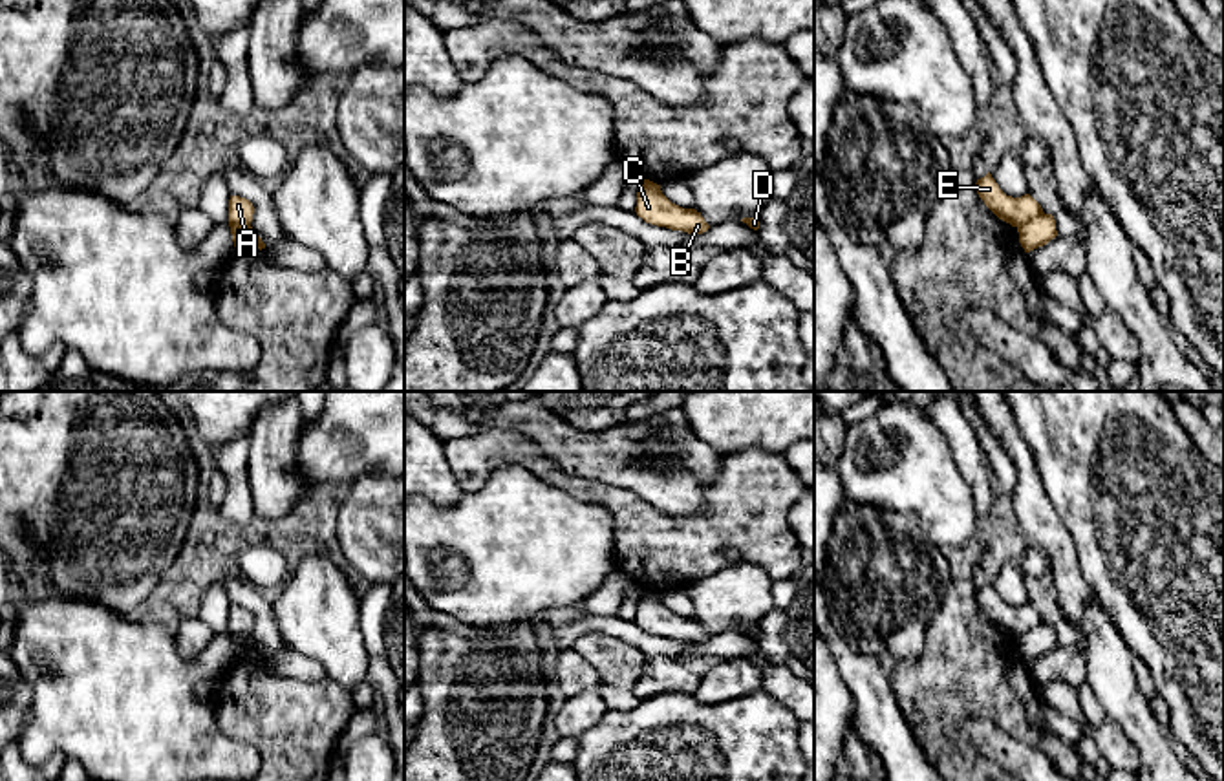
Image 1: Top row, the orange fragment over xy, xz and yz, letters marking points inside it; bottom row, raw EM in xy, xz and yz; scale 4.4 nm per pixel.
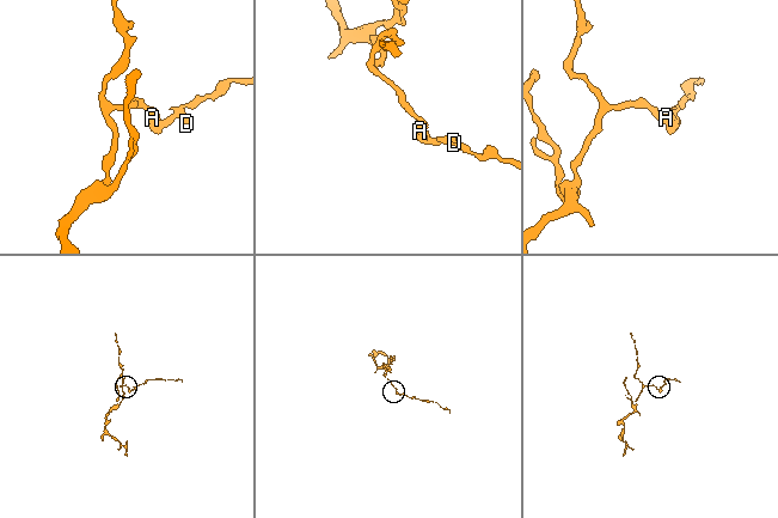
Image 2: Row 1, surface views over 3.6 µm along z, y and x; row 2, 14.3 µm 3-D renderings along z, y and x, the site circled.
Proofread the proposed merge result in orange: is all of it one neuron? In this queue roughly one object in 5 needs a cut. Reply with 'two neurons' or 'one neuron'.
one neuron

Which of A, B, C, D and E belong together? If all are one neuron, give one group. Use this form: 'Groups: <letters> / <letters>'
Groups: A B C D E

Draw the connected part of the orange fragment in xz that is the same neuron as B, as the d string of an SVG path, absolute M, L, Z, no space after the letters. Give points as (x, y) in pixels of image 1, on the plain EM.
M642 587L637 589L640 598L637 602L635 622L646 633L666 637L671 640L682 640L688 644L703 644L710 638L701 622L671 613L662 604L660 594Z

